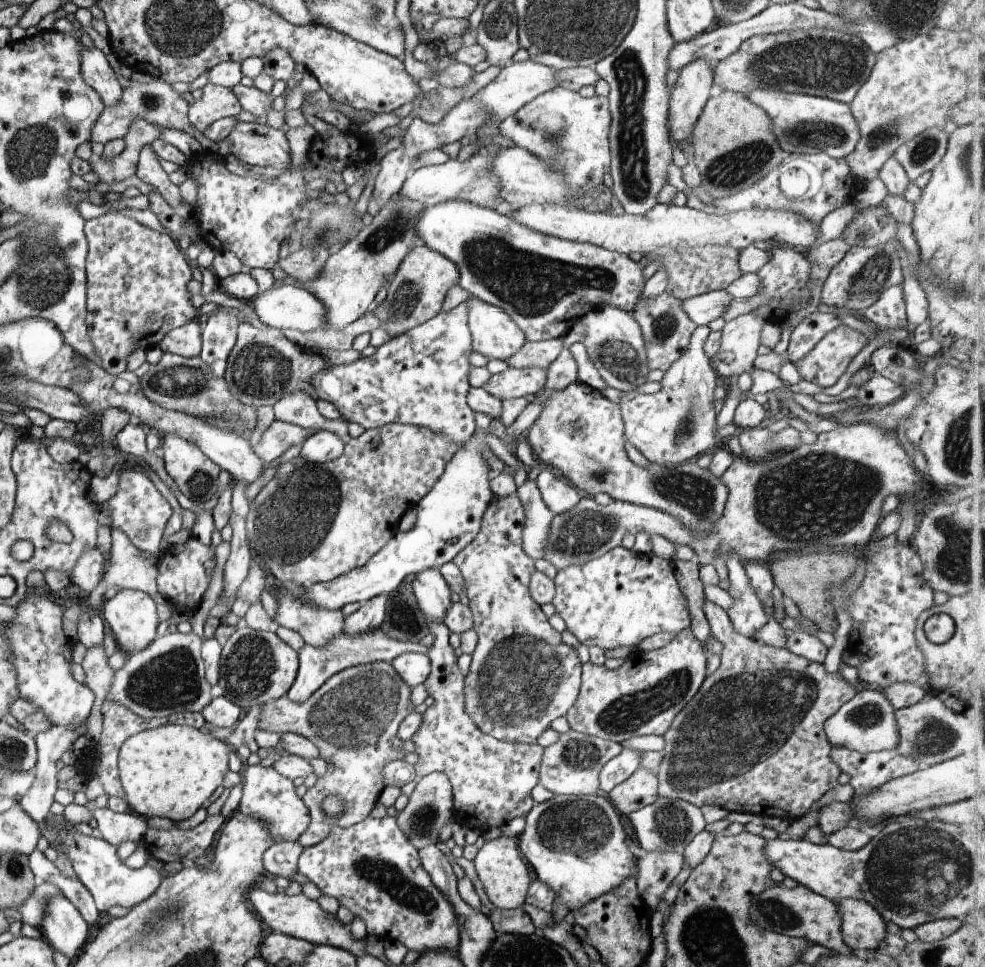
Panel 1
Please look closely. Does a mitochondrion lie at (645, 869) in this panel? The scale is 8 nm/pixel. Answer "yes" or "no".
no

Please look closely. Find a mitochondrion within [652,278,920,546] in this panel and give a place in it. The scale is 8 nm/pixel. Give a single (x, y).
(689, 422)

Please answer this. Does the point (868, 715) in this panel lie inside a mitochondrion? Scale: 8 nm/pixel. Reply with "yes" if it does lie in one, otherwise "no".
yes

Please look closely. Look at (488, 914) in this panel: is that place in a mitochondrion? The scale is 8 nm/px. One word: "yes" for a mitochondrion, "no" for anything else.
no

